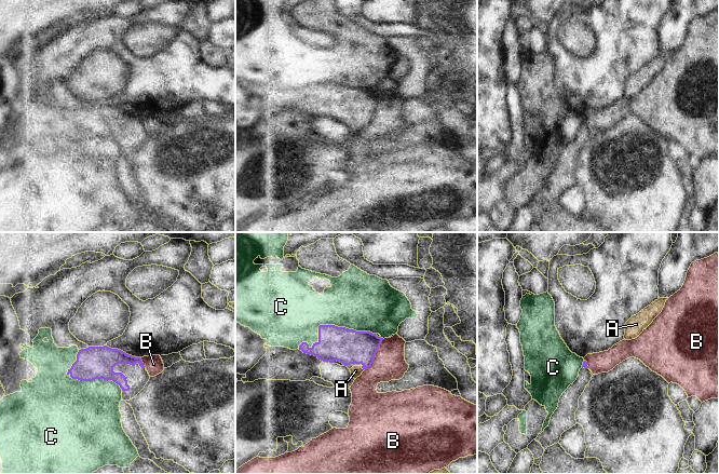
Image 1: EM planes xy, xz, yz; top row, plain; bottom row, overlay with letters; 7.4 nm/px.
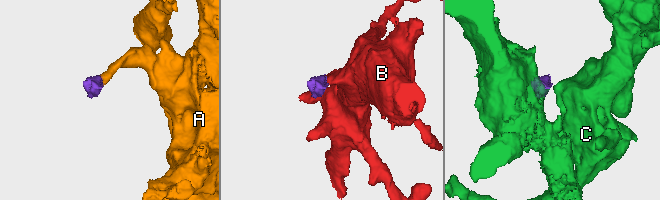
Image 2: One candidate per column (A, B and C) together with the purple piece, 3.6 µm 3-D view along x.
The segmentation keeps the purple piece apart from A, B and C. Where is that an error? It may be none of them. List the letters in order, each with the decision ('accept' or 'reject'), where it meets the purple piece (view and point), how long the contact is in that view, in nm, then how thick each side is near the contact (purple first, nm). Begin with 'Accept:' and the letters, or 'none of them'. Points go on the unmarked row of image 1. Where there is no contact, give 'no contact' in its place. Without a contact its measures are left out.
Accept: A
A: accept | xz (363, 126) | 40 nm | 260/80 nm
B: reject | xz (375, 112) | 280 nm | 260/240 nm
C: reject | xz (329, 83) | 600 nm | 260/400 nm

